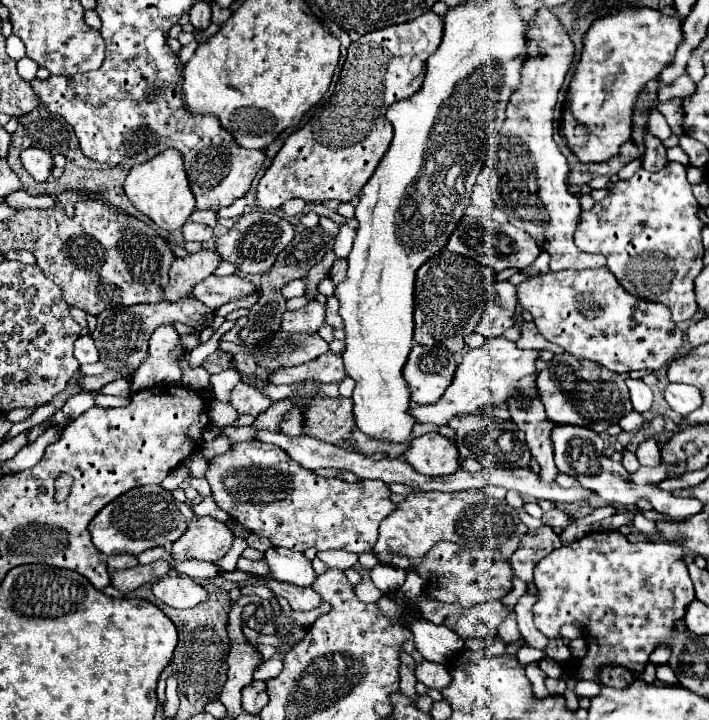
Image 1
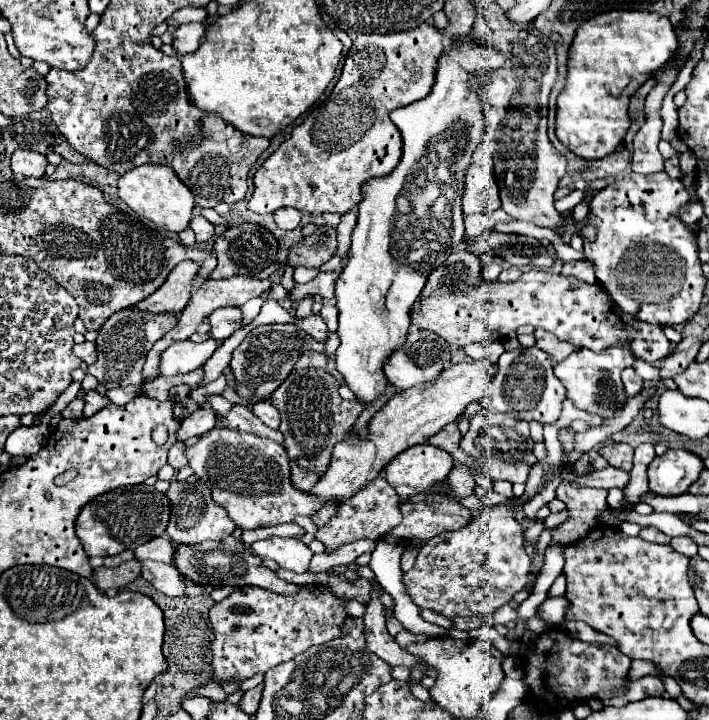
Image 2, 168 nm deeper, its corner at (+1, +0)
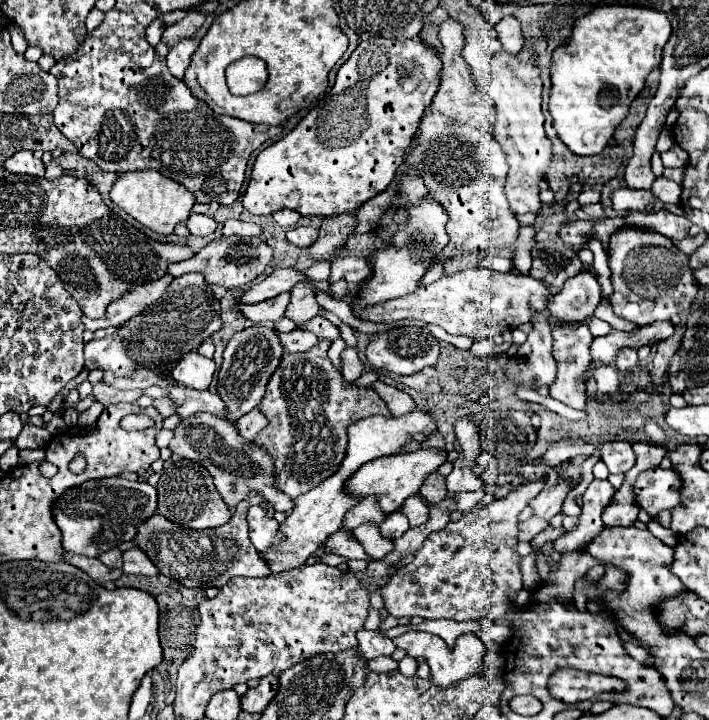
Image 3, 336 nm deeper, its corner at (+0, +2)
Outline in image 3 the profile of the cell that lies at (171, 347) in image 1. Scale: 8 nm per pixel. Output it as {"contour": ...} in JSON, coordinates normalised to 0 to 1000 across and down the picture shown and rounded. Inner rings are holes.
{"contour":[[[276,486],[265,489],[243,514],[245,528],[274,542],[293,542],[302,522],[302,500],[282,494]]]}

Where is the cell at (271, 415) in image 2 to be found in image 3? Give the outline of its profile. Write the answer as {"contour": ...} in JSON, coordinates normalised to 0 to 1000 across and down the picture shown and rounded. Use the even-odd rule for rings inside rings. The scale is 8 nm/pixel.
{"contour":[[[358,567],[358,569],[350,572],[347,578],[336,581],[336,583],[330,586],[330,592],[333,592],[336,603],[344,606],[344,611],[355,614],[355,611],[367,603],[367,597],[375,592],[375,578],[370,578],[370,572],[367,572],[364,567]]]}

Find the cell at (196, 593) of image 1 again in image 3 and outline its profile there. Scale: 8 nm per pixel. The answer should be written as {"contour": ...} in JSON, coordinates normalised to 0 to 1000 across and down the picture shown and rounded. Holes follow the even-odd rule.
{"contour":[[[183,761],[172,772],[175,778],[175,797],[200,797],[200,800],[220,800],[223,792],[214,783],[214,778],[197,764],[197,761]]]}

